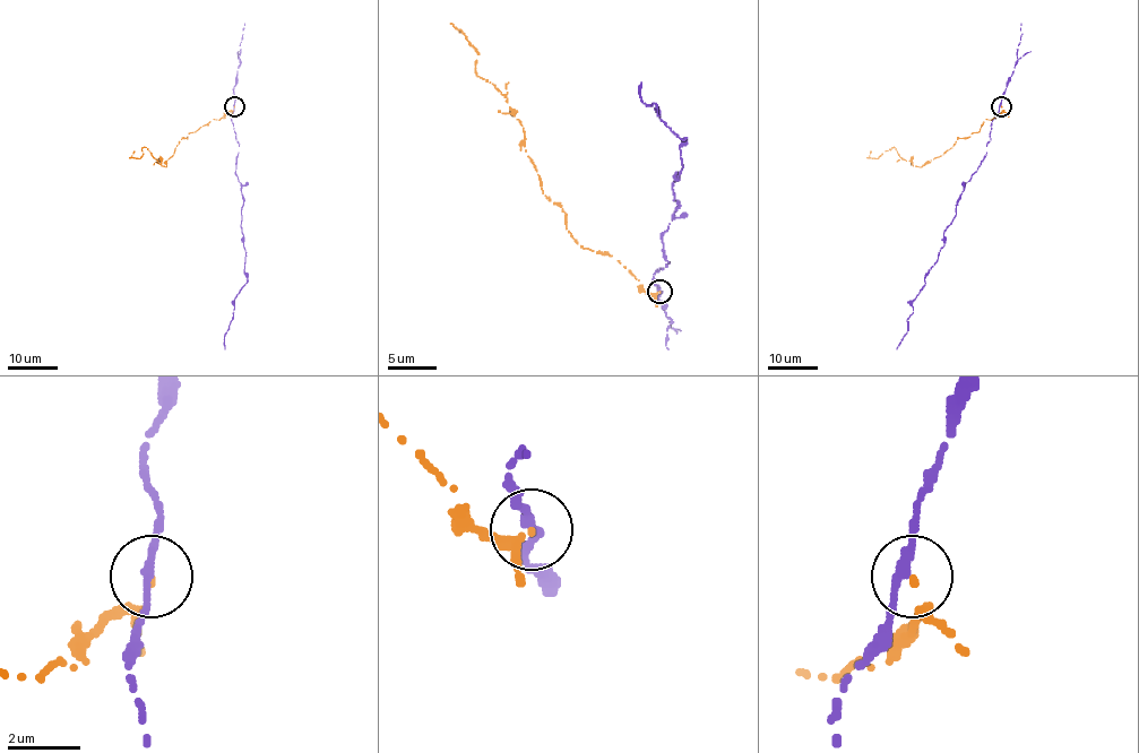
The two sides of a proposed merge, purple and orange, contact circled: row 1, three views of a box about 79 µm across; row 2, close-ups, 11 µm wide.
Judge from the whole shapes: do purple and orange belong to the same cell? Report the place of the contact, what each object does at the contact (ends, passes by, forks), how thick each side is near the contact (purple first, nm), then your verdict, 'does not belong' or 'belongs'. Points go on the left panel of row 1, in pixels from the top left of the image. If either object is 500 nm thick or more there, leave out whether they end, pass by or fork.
at (234, 106); purple passes by; orange ends there; 240 nm thick on the purple side, 130 nm on the other; does not belong

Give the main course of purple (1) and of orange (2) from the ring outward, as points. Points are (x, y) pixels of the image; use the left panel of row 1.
1: (234, 106), (233, 126), (239, 144), (235, 174), (243, 204), (240, 225), (248, 282), (234, 300), (225, 349)
2: (234, 106), (225, 117), (182, 138), (166, 166), (145, 147), (139, 158), (132, 157), (134, 150)

